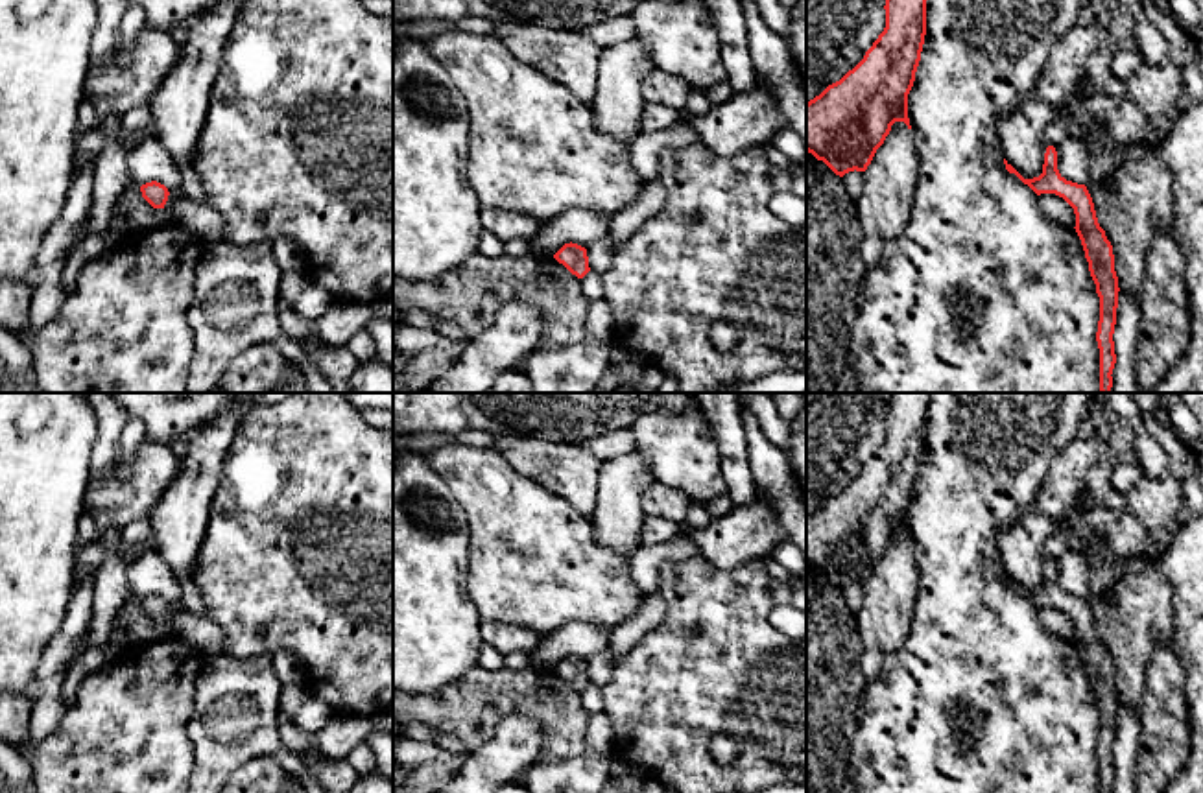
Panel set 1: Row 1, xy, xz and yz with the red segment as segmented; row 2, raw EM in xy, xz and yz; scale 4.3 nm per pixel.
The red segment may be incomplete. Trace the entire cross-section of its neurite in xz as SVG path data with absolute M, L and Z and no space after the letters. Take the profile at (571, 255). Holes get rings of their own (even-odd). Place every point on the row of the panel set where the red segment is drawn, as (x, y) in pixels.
M565 243L554 258L563 264L572 275L578 278L583 278L590 267L589 267L589 256L587 249L578 243Z

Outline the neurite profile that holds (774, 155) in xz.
M771 142L769 144L764 144L764 153L766 153L766 159L775 164L775 166L780 166L792 173L806 173L806 166L801 166L793 160L790 160L786 155L782 155Z

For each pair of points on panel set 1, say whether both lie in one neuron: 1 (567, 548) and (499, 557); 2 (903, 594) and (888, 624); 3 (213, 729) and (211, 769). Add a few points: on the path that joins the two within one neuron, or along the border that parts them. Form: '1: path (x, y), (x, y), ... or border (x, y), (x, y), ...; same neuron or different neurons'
1: path (550, 559), (515, 557); same neuron
2: path (895, 602), (888, 609), (888, 616); same neuron
3: path (213, 738), (211, 760); same neuron

